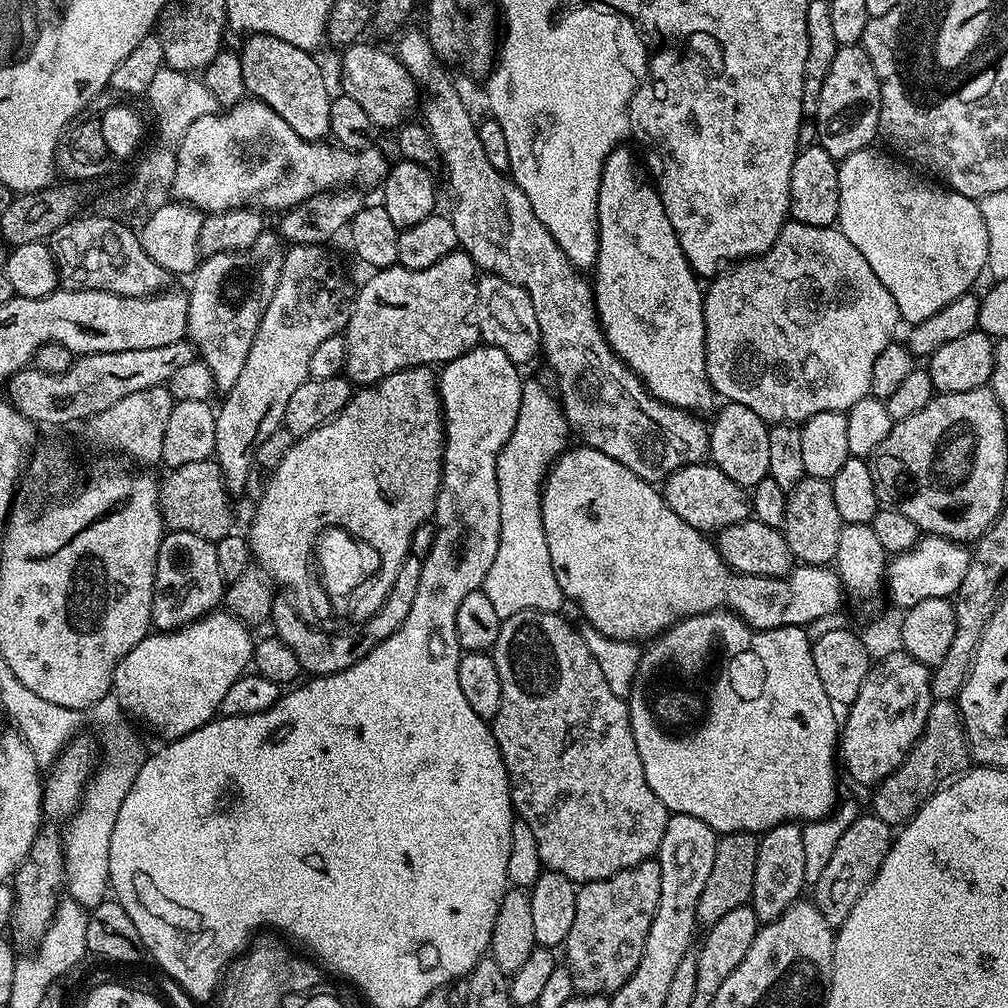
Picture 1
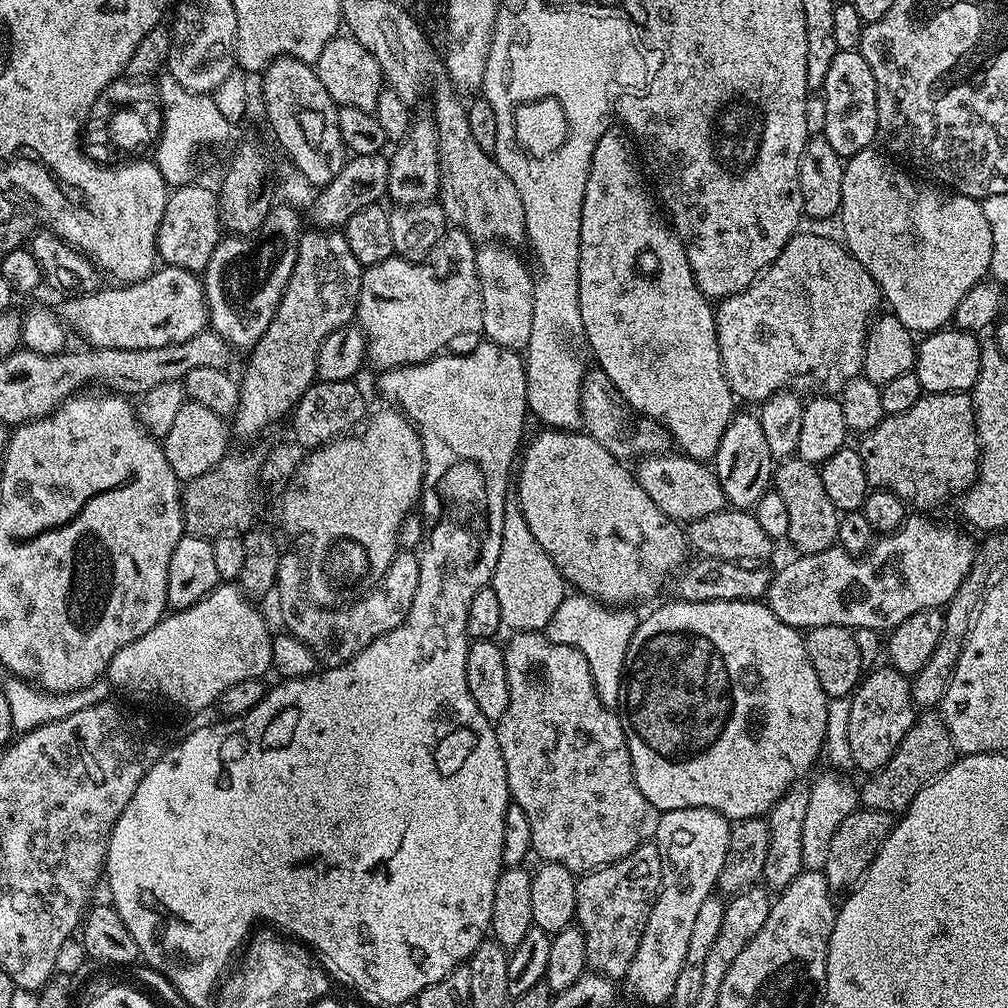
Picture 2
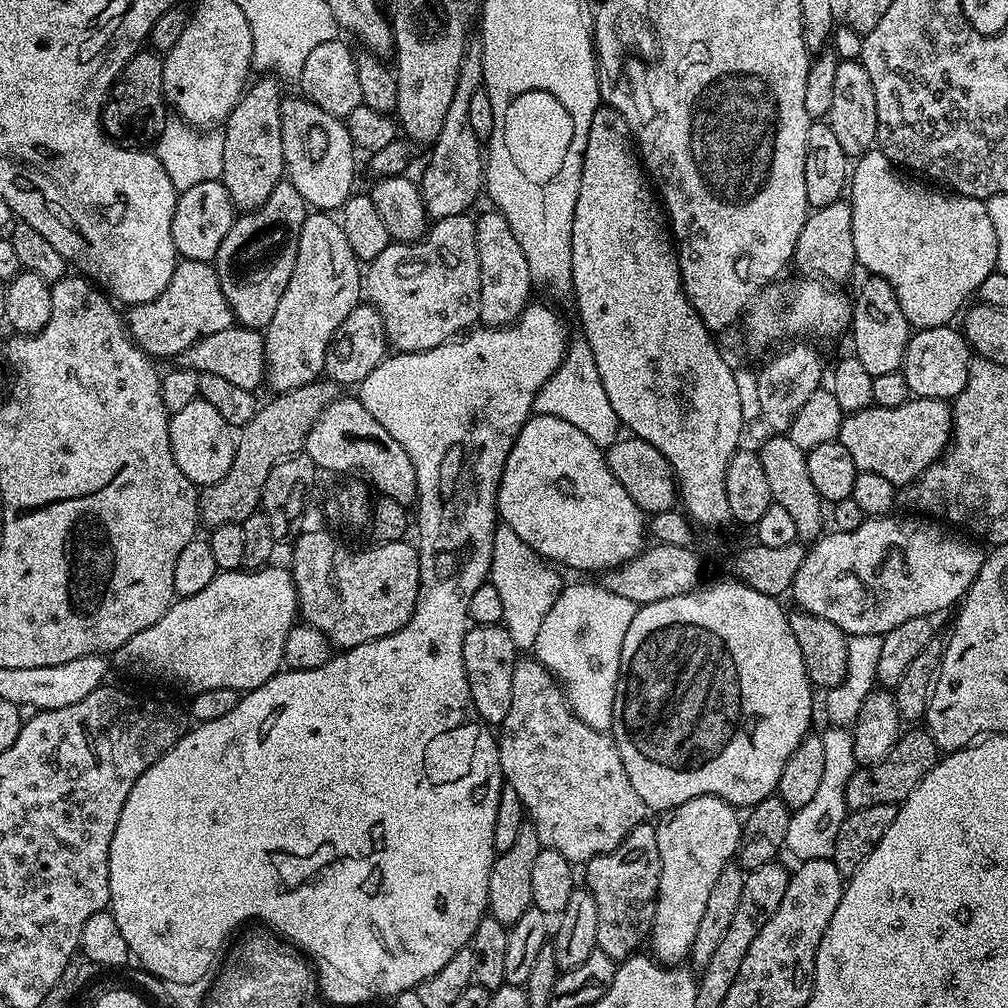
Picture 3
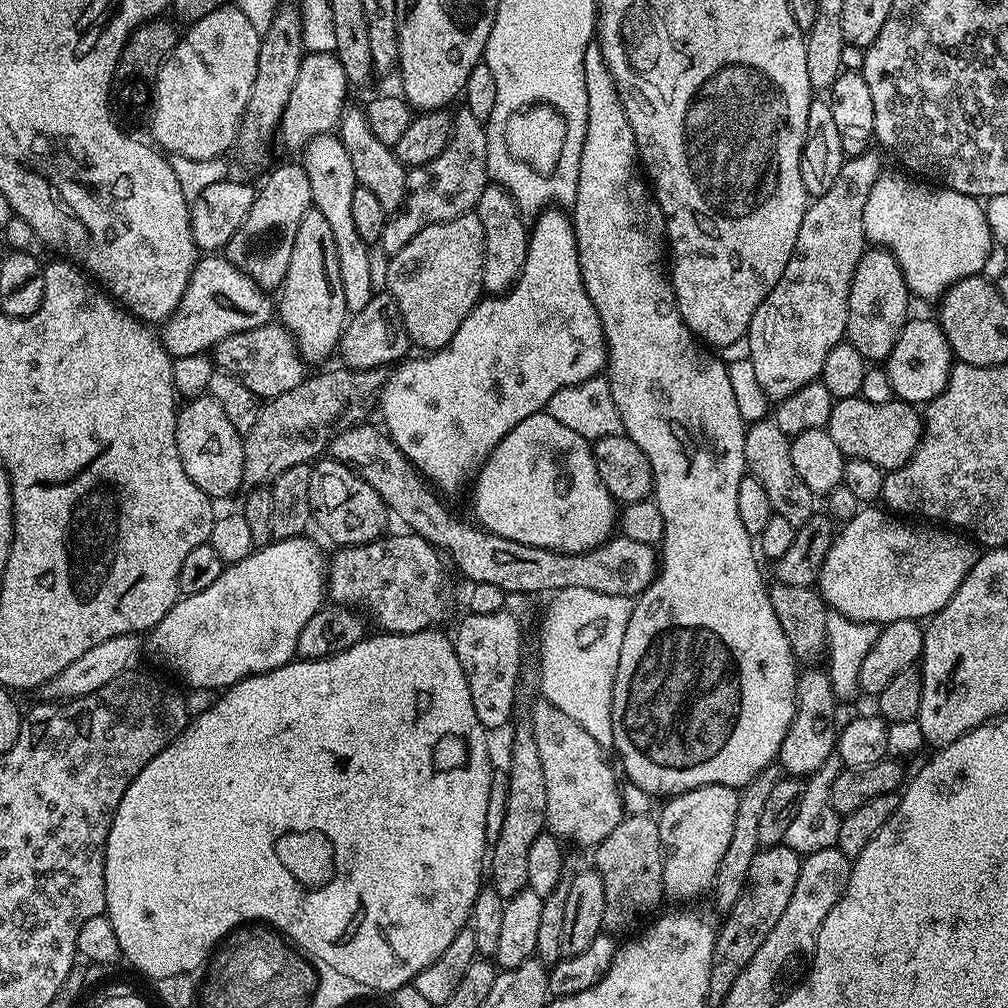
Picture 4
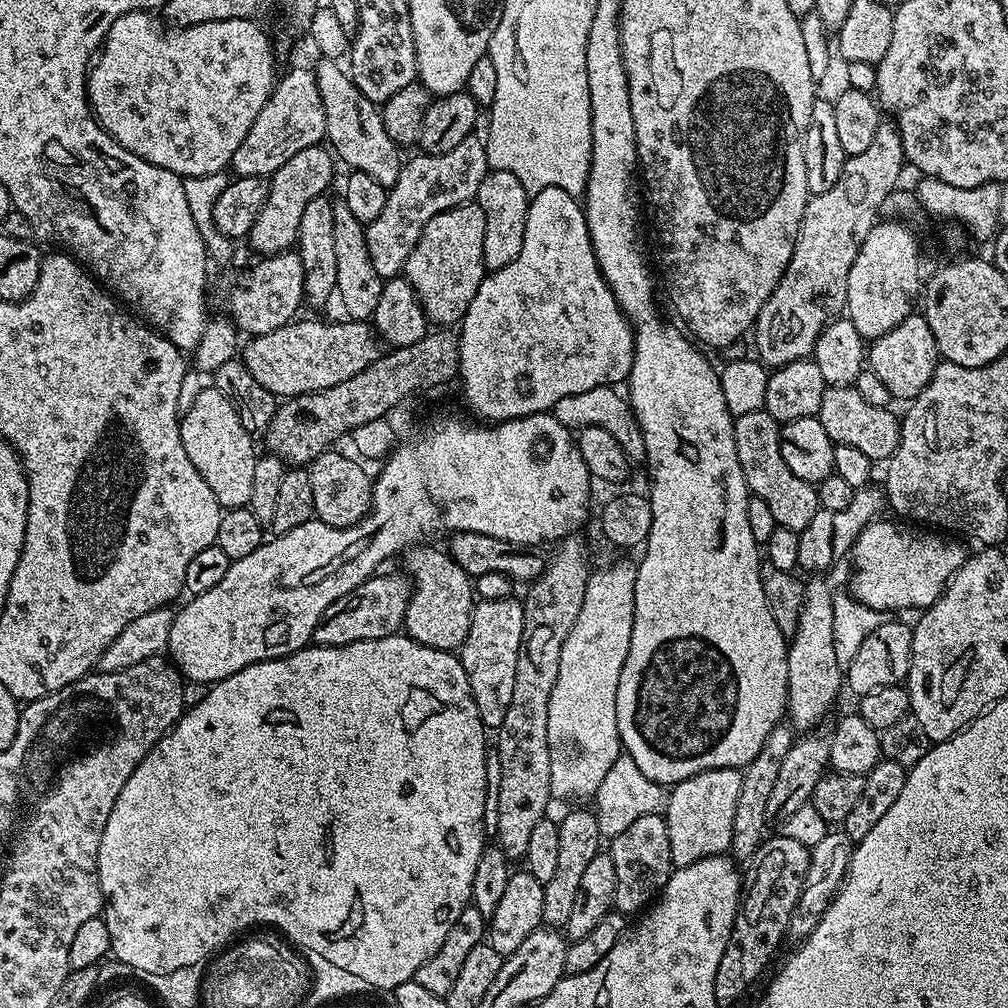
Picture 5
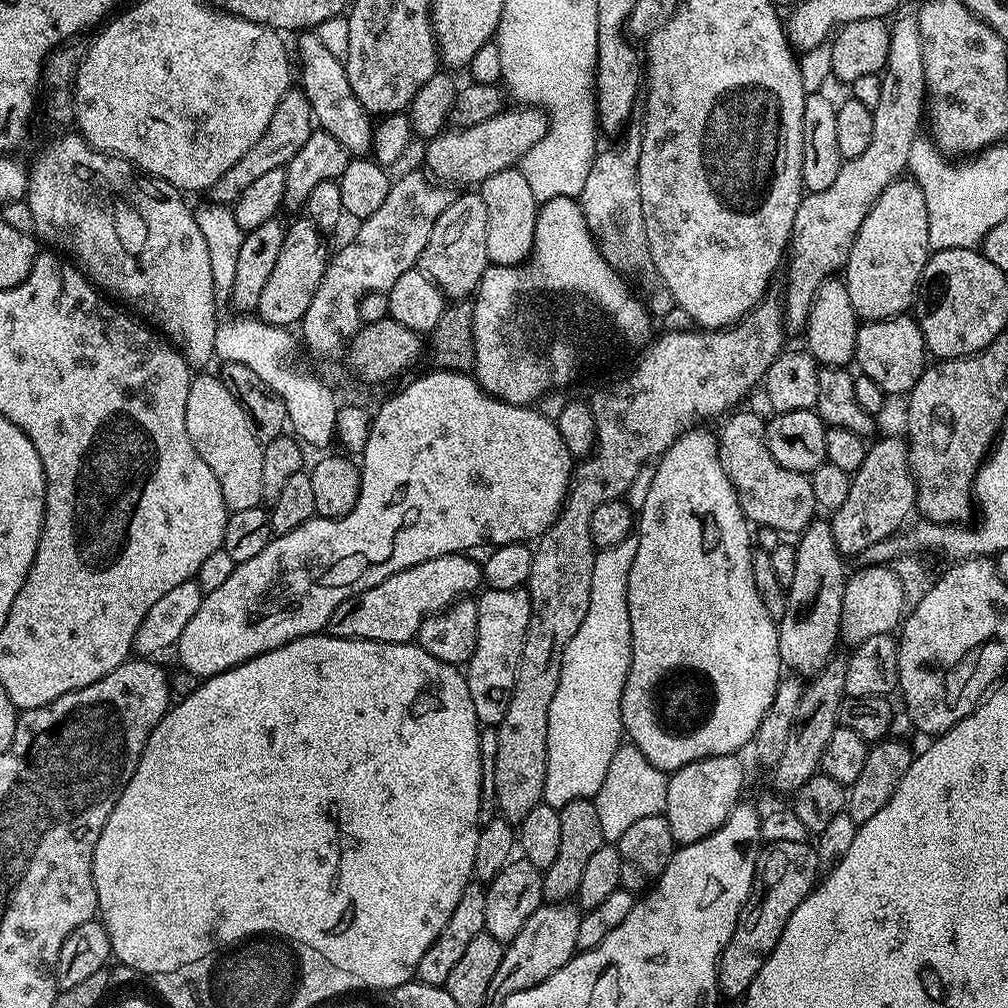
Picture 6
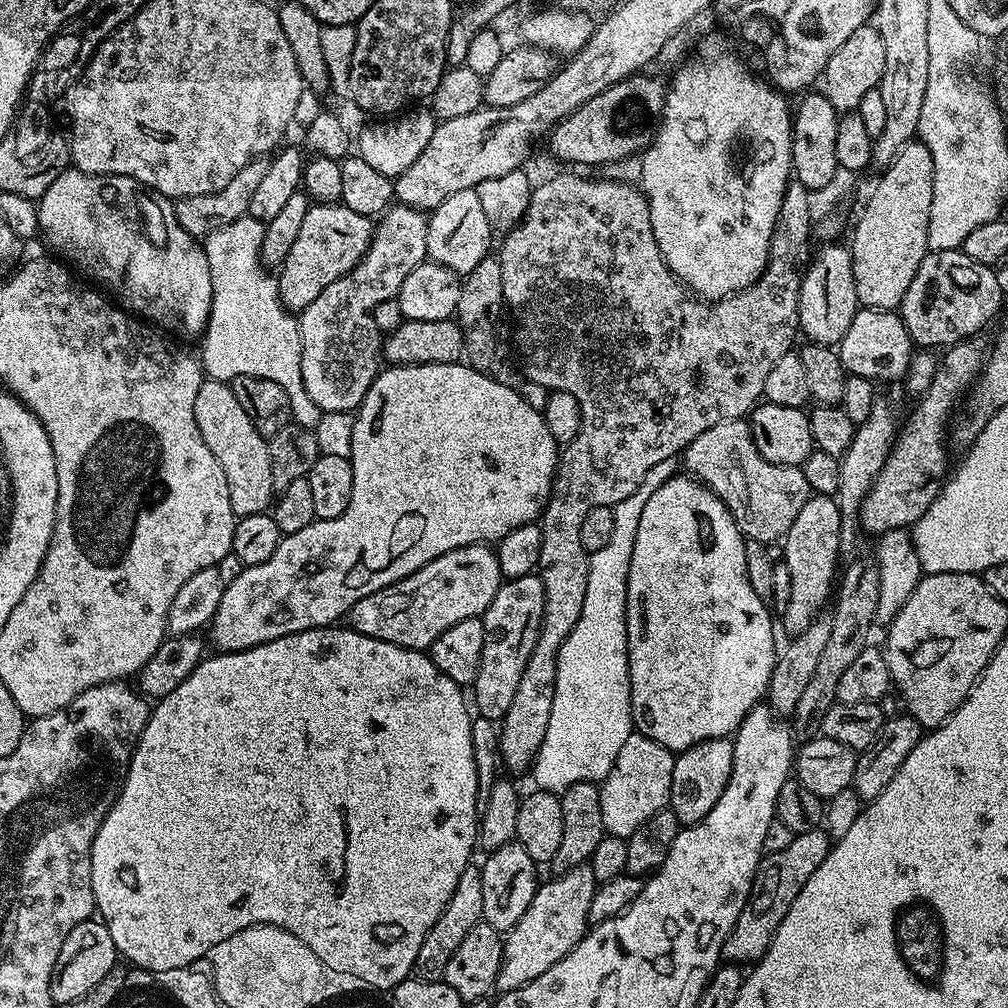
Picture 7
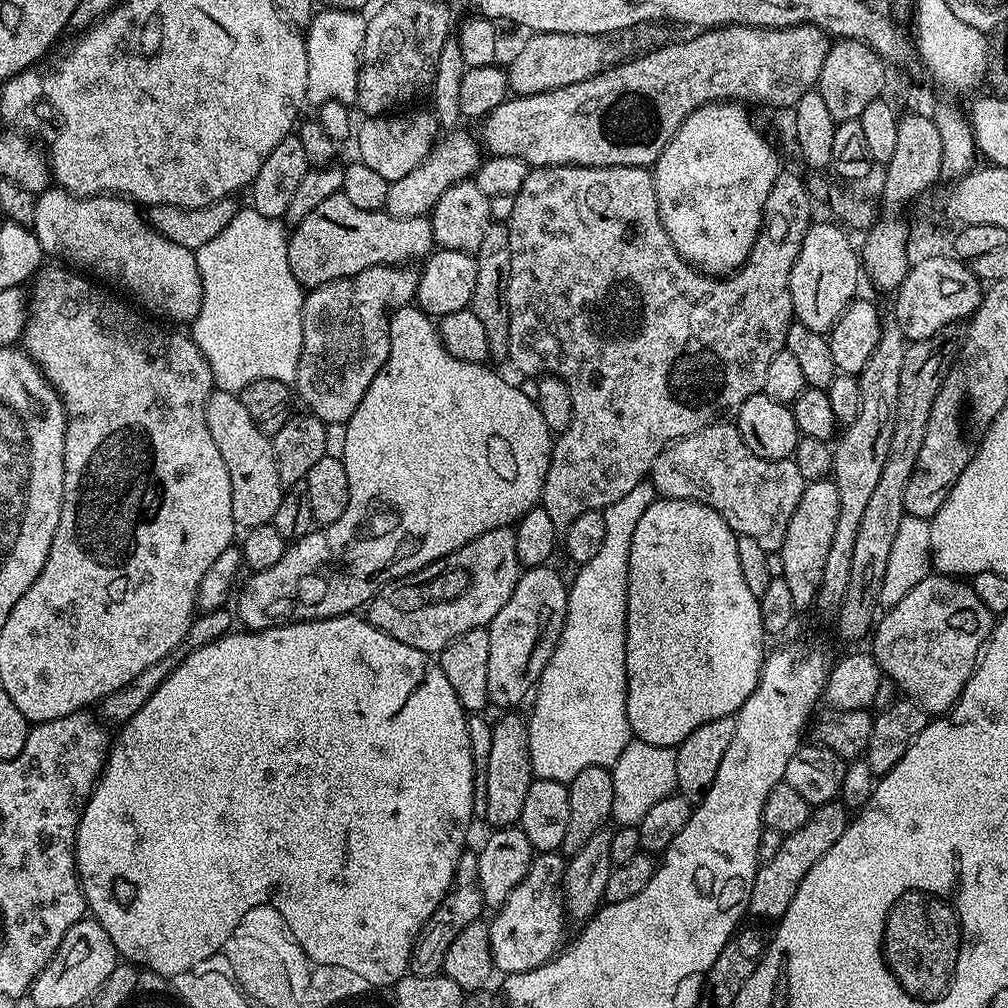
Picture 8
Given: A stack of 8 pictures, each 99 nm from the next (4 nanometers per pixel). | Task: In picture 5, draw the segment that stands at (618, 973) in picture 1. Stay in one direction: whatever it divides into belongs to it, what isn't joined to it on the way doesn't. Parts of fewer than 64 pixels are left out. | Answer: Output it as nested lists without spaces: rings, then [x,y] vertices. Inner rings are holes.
[[[660,812],[637,818],[622,834],[610,840],[610,855],[614,862],[614,908],[625,914],[640,914],[663,892],[672,876],[674,865],[670,854],[668,821]]]

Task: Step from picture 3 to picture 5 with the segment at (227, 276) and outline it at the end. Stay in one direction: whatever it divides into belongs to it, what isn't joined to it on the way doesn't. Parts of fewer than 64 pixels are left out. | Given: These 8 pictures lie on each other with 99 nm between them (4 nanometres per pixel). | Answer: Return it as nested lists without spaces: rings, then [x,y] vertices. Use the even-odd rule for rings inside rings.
[[[315,144],[306,150],[298,150],[298,154],[288,159],[268,180],[266,202],[262,210],[258,210],[258,218],[254,218],[254,226],[247,234],[246,244],[260,252],[256,254],[261,257],[275,256],[277,252],[291,249],[296,243],[298,226],[302,226],[302,214],[306,214],[306,205],[314,202],[316,196],[323,196],[329,191],[328,183],[336,168],[337,161],[327,147]]]

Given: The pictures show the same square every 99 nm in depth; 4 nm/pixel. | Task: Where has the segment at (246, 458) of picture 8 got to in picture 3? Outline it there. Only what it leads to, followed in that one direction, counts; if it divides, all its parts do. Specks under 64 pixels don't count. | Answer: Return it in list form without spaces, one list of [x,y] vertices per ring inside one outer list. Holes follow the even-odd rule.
[[[197,398],[182,406],[182,410],[171,413],[168,429],[174,462],[178,462],[178,470],[182,470],[192,484],[207,486],[226,478],[236,457],[238,440],[226,418],[222,418],[222,414],[218,414],[210,402]]]

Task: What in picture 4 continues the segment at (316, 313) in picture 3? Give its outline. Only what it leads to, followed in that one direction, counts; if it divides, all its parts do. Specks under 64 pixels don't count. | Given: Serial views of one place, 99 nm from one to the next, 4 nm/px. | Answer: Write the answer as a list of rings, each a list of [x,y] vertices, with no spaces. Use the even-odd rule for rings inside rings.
[[[309,208],[298,226],[298,238],[294,238],[294,254],[290,254],[290,270],[278,289],[278,320],[296,339],[296,348],[309,361],[324,360],[337,351],[340,336],[350,313],[346,306],[346,297],[342,294],[342,278],[338,274],[338,248],[334,246],[334,233],[330,231],[330,222],[316,208]]]

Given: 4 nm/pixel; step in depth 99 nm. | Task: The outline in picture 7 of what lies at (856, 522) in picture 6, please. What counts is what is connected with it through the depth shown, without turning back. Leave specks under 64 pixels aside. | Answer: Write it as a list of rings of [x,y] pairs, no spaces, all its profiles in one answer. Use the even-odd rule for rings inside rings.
[[[980,338],[964,340],[961,344],[951,345],[943,353],[942,363],[937,367],[930,386],[919,397],[920,405],[909,414],[905,424],[903,421],[878,478],[860,503],[860,527],[865,533],[879,534],[899,528],[911,529],[918,518],[922,518],[922,514],[930,510],[950,472],[948,448],[944,445],[944,427],[947,426],[956,403],[967,390],[969,393],[984,366],[986,344],[984,348],[982,341]]]

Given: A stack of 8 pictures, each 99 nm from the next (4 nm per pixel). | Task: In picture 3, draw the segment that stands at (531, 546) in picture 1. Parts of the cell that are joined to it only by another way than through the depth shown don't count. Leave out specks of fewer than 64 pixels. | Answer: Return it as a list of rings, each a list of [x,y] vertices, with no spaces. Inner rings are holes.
[[[501,523],[494,534],[492,551],[492,571],[490,583],[502,597],[502,614],[504,629],[510,634],[517,650],[535,649],[538,629],[542,627],[542,618],[550,614],[550,606],[560,597],[562,581],[549,561],[534,551],[510,526]]]

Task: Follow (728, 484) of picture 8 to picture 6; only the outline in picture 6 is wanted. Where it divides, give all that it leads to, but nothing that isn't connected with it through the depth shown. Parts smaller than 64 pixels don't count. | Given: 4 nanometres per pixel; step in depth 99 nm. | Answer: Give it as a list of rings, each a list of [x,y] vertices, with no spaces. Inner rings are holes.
[[[733,411],[723,421],[724,429],[718,432],[718,443],[720,461],[738,494],[744,517],[752,526],[773,528],[781,534],[799,534],[818,516],[814,490],[810,487],[808,476],[786,470],[786,466],[778,466],[778,462],[774,462],[774,454],[770,454],[766,446],[765,417],[760,417],[756,412],[740,411]]]

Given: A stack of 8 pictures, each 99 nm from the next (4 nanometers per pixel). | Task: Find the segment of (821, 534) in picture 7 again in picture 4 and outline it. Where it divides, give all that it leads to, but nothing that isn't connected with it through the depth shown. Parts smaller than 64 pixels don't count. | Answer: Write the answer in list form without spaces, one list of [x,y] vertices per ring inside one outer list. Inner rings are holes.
[[[820,666],[804,671],[799,673],[796,681],[796,713],[786,730],[786,738],[782,738],[778,757],[779,767],[792,778],[807,778],[817,772],[835,753],[838,735],[838,725],[834,722],[838,701],[827,671]]]

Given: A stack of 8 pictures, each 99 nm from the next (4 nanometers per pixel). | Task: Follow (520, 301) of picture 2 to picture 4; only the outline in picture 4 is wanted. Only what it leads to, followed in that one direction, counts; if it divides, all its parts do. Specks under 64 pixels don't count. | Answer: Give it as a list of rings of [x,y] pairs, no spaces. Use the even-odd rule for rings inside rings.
[[[495,182],[489,183],[482,190],[482,198],[478,198],[474,211],[478,222],[482,222],[484,235],[483,291],[488,294],[503,294],[516,283],[520,276],[520,267],[526,262],[529,225],[524,225],[525,217],[512,195]]]

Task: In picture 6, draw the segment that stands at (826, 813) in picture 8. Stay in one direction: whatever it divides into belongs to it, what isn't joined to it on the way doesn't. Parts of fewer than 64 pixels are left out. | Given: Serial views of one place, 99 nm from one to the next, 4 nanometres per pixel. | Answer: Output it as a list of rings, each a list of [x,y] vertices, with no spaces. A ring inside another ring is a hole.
[[[774,842],[761,847],[748,900],[716,965],[716,986],[721,997],[743,998],[747,994],[750,982],[758,978],[758,970],[762,970],[766,958],[770,958],[774,946],[778,946],[778,938],[782,938],[790,914],[794,914],[797,906],[816,887],[816,871],[821,868],[820,858],[811,843]]]

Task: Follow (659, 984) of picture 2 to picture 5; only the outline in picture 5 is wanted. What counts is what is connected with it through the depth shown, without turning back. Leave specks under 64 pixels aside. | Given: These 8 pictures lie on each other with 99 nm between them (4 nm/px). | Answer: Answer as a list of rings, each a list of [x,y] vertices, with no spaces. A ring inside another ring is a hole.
[[[738,768],[706,770],[671,785],[666,796],[666,819],[673,865],[693,864],[731,849],[734,810],[738,806],[738,794],[741,791],[742,772]]]

